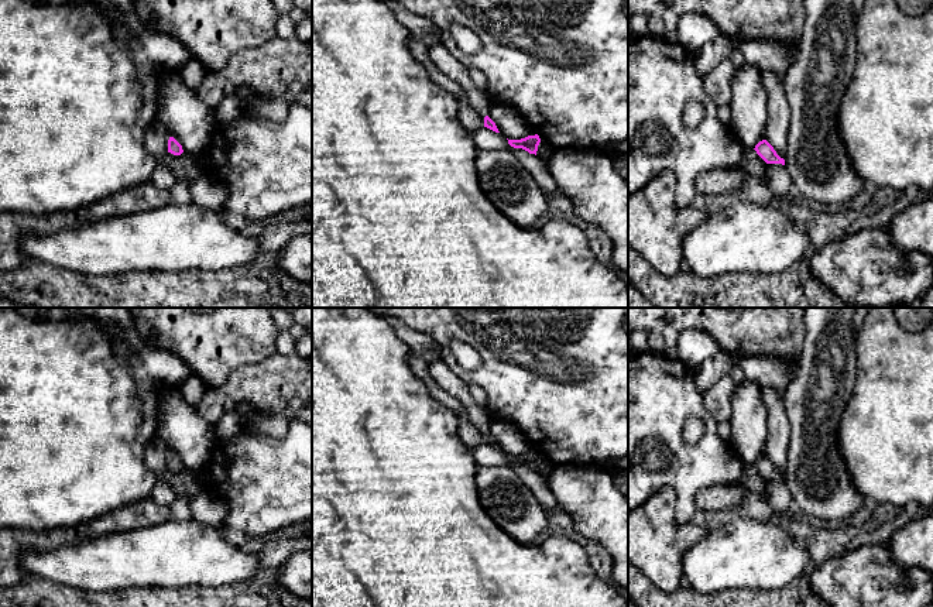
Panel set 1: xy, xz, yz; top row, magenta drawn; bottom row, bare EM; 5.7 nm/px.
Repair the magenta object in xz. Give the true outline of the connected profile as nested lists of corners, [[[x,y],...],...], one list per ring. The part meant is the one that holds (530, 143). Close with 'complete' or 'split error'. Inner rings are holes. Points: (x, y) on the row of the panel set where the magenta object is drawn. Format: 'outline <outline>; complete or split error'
outline [[[538,134],[528,136],[528,137],[521,138],[521,140],[508,140],[508,144],[511,147],[522,148],[522,150],[528,151],[529,154],[535,154],[535,155],[536,155],[539,143],[541,143],[541,138]]]; complete

